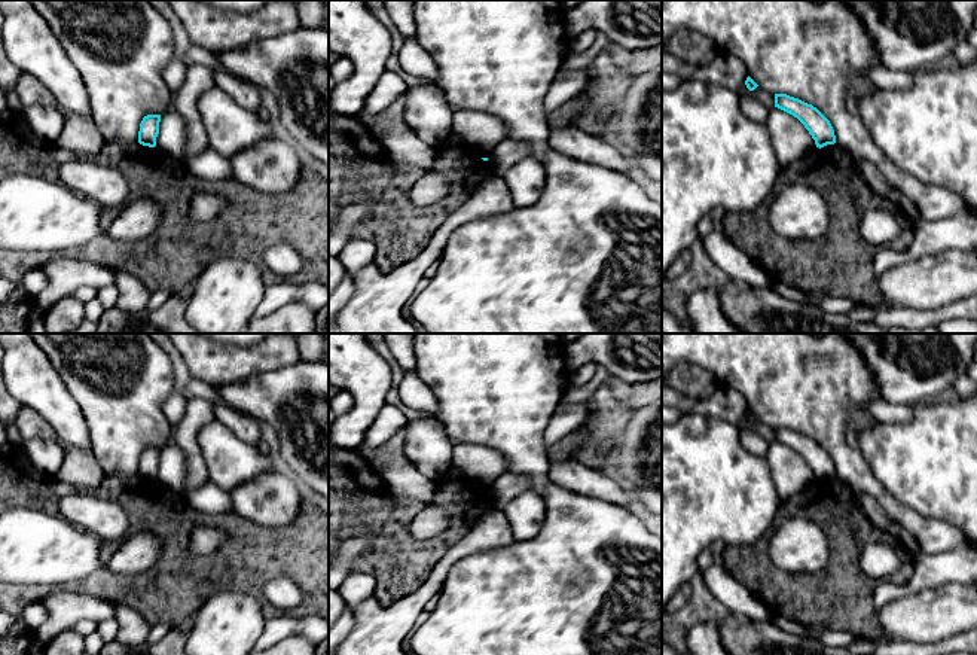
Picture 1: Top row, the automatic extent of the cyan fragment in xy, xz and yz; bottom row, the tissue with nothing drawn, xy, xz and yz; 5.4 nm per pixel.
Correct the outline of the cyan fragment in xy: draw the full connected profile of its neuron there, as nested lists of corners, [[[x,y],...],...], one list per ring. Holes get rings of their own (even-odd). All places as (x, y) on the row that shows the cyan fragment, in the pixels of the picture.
[[[147,115],[143,118],[138,131],[138,143],[143,146],[155,147],[159,134],[161,115]]]

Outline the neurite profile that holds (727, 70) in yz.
[[[717,52],[711,63],[694,68],[693,77],[739,92],[748,77],[748,70],[736,55]]]

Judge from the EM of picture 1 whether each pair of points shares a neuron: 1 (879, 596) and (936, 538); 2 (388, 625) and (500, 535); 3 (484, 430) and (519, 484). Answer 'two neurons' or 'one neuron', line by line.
1: two neurons
2: one neuron
3: two neurons

